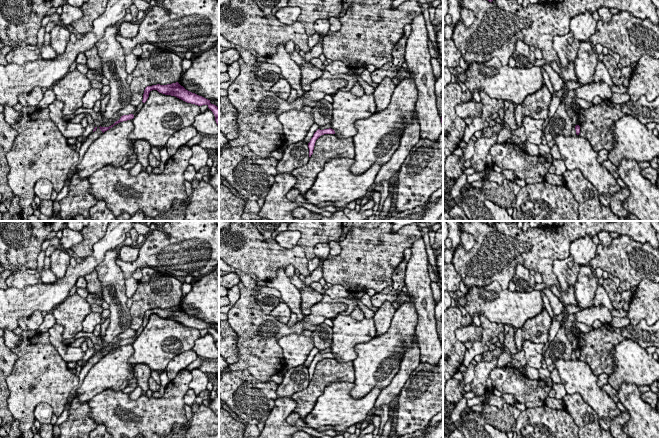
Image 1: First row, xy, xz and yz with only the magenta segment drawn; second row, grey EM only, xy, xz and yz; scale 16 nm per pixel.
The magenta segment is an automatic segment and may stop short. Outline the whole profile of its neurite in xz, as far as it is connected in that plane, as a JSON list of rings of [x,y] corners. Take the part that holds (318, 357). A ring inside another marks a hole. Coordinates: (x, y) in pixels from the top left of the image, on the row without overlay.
[[[331,352],[329,353],[324,353],[324,354],[320,354],[318,353],[313,361],[311,362],[310,366],[308,367],[308,372],[309,372],[309,381],[311,381],[311,379],[313,378],[313,374],[314,374],[314,370],[315,370],[315,366],[316,364],[324,358],[335,358],[335,355]]]

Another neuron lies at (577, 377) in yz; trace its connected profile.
[[[579,359],[557,360],[554,365],[567,394],[579,393],[582,399],[598,415],[599,425],[609,431],[611,422],[621,411],[612,398],[598,386],[598,376],[594,375],[589,364]]]

